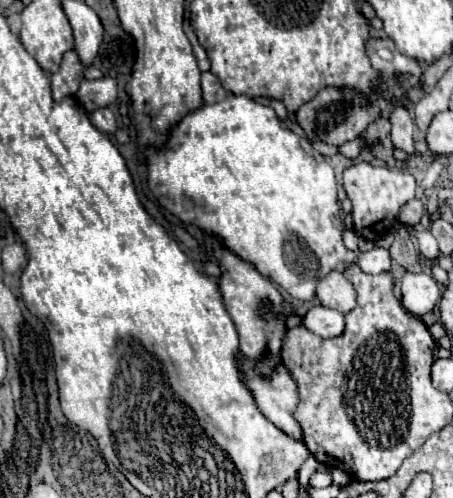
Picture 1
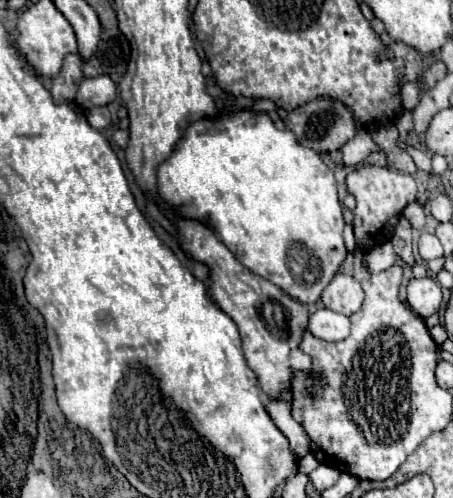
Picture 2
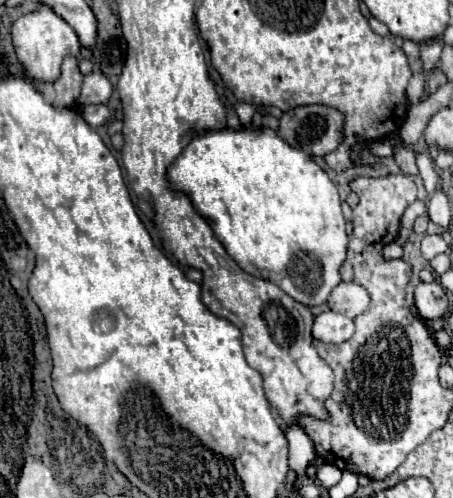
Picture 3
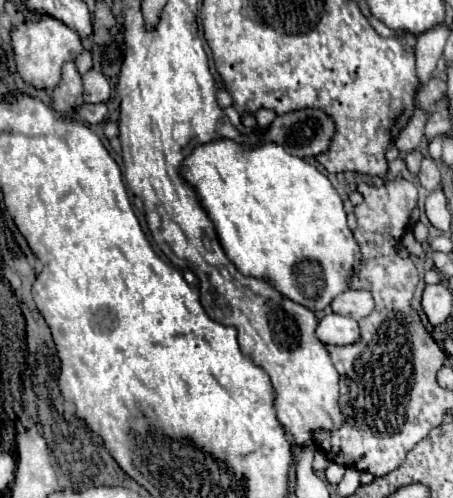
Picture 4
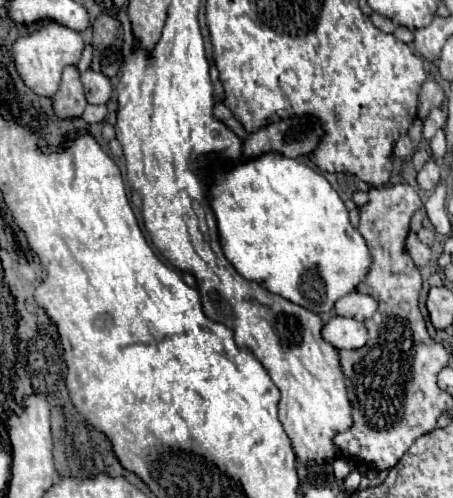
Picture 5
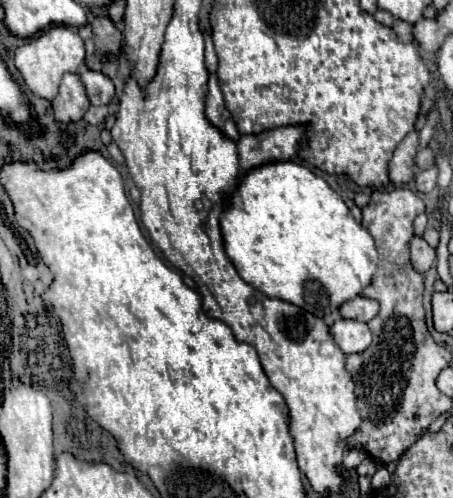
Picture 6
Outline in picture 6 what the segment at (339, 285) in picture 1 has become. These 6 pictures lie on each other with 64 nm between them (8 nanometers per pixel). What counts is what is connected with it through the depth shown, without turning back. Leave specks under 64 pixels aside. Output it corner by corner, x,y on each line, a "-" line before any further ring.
356,296
352,300
348,300
348,304
340,306
340,314
342,318
350,318
350,320
360,320
360,322
368,322
378,314
380,304
376,300
364,298
364,296

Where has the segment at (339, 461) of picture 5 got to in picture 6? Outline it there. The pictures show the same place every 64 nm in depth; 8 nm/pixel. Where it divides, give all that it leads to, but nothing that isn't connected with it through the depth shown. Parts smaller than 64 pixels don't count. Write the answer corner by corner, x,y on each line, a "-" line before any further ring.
350,450
350,454
348,456
344,456
344,460
342,460
342,468
344,470
352,470
352,466
358,466
362,460
366,460
368,458
368,454
366,452
362,452
362,450

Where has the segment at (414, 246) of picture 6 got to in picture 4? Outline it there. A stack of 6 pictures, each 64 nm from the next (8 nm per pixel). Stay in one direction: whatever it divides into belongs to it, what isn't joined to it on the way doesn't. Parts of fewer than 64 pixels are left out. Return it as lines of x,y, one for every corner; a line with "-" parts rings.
408,228
406,234
402,236
402,244
408,248
408,252
412,252
412,254
416,254
416,256
424,256
424,248
422,248
422,244
414,238
414,234
412,234
410,228

